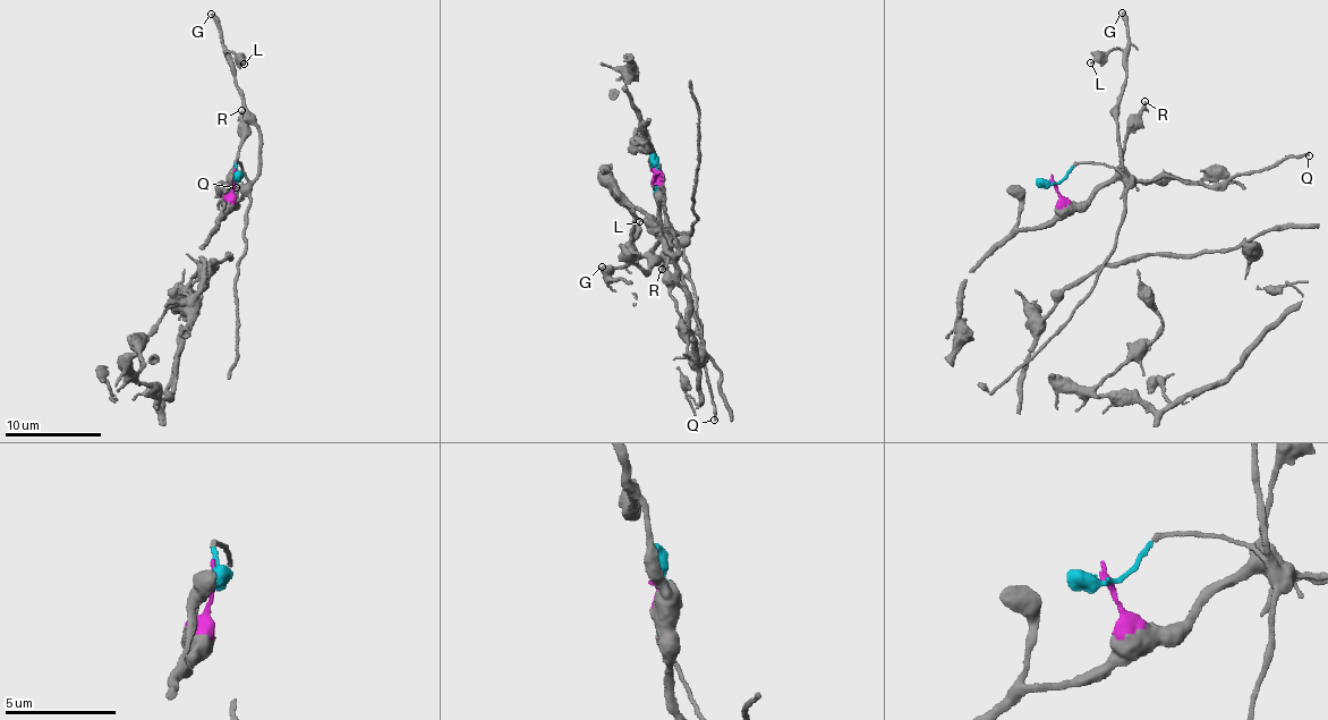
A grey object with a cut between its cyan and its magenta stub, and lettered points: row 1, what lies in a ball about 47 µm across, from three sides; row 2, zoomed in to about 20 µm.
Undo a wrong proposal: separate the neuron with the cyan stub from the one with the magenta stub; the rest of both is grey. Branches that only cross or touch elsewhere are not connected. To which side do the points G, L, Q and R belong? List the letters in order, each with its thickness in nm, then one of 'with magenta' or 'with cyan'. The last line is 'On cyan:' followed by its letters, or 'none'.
G: 320 nm | with cyan
L: 240 nm | with cyan
Q: 200 nm | with cyan
R: 240 nm | with magenta
On cyan: G, L, Q

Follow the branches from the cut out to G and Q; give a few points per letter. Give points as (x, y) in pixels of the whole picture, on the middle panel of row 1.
G: (656, 169), (656, 198), (667, 221), (682, 234), (689, 231), (666, 237), (644, 254), (616, 267), (601, 267)
Q: (656, 169), (656, 196), (683, 240), (683, 262), (692, 285), (697, 333), (714, 401), (714, 421)

